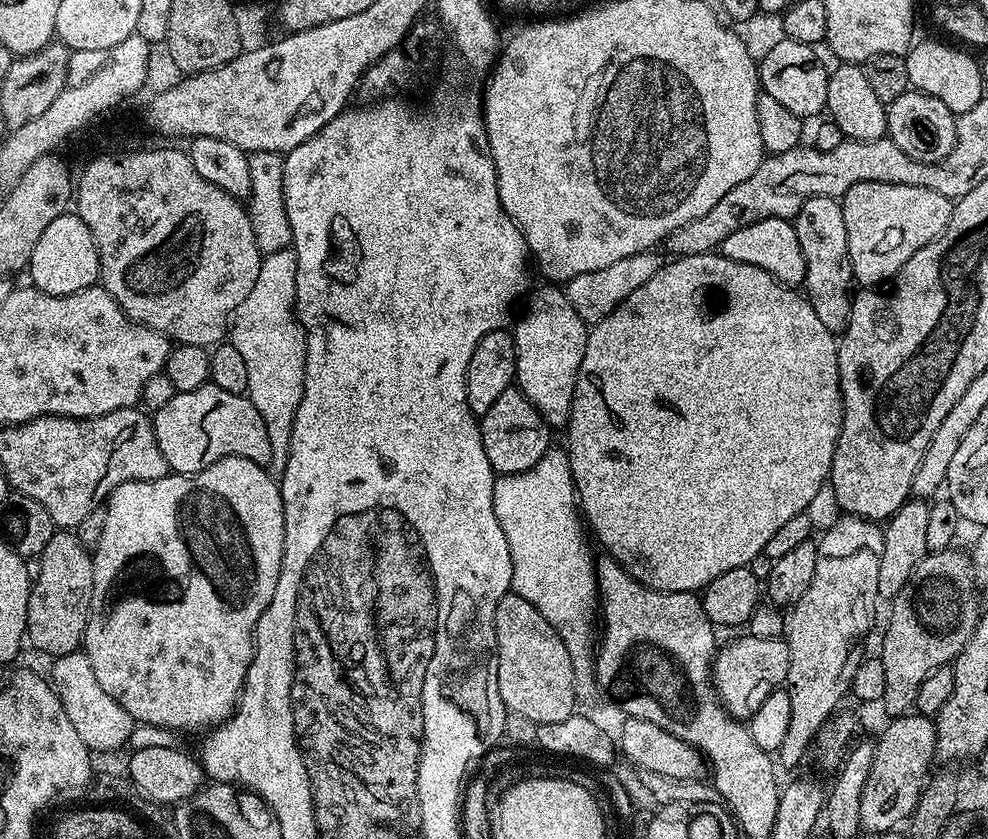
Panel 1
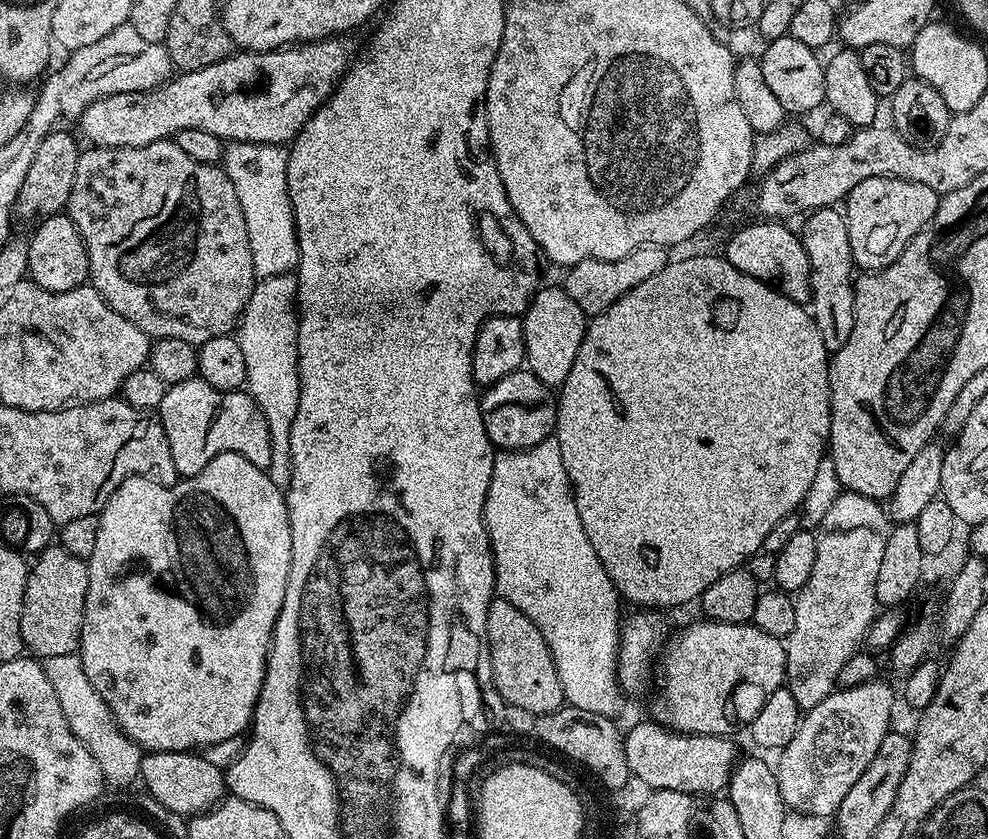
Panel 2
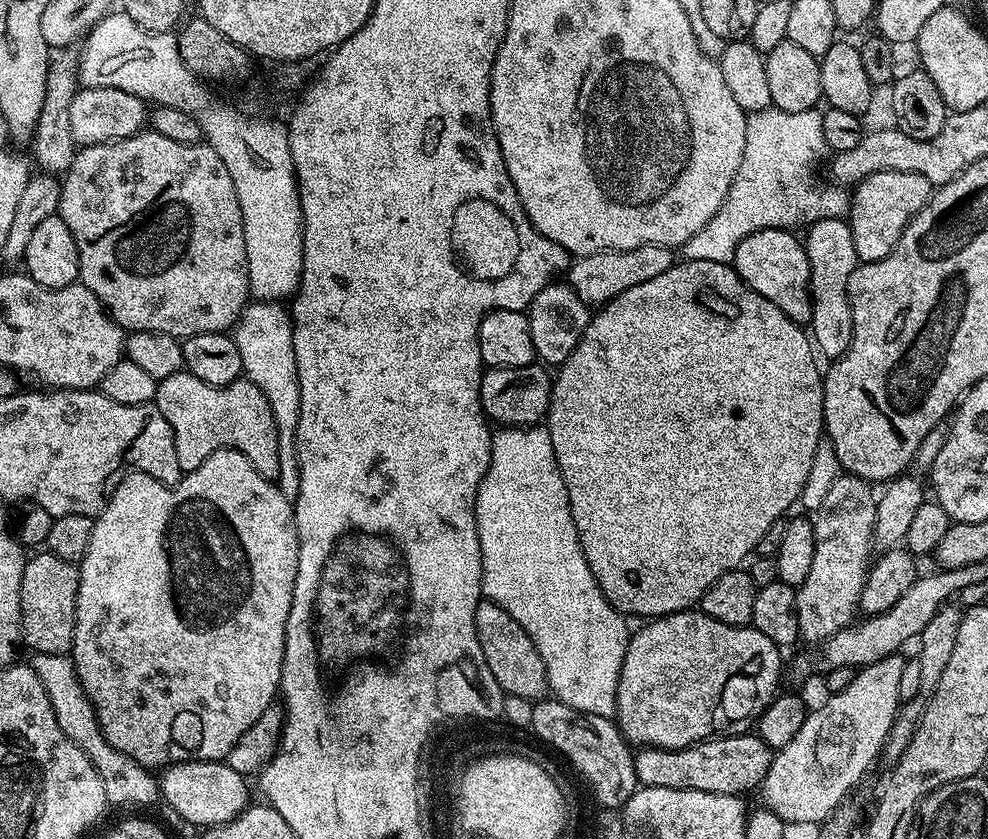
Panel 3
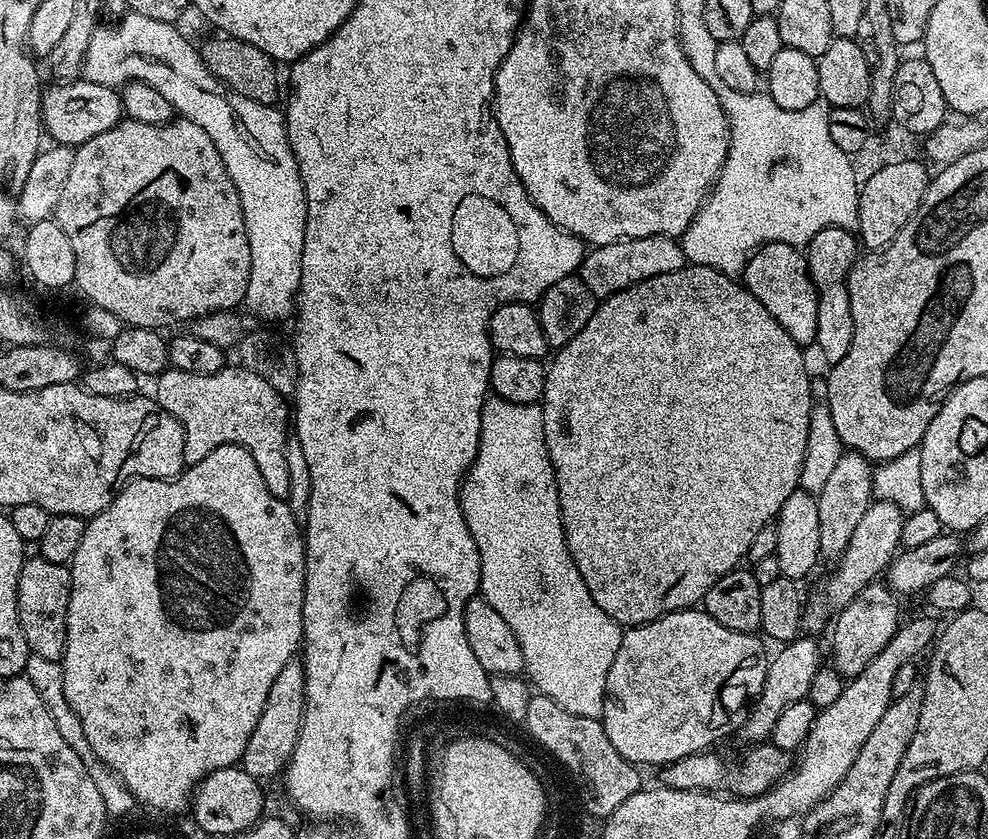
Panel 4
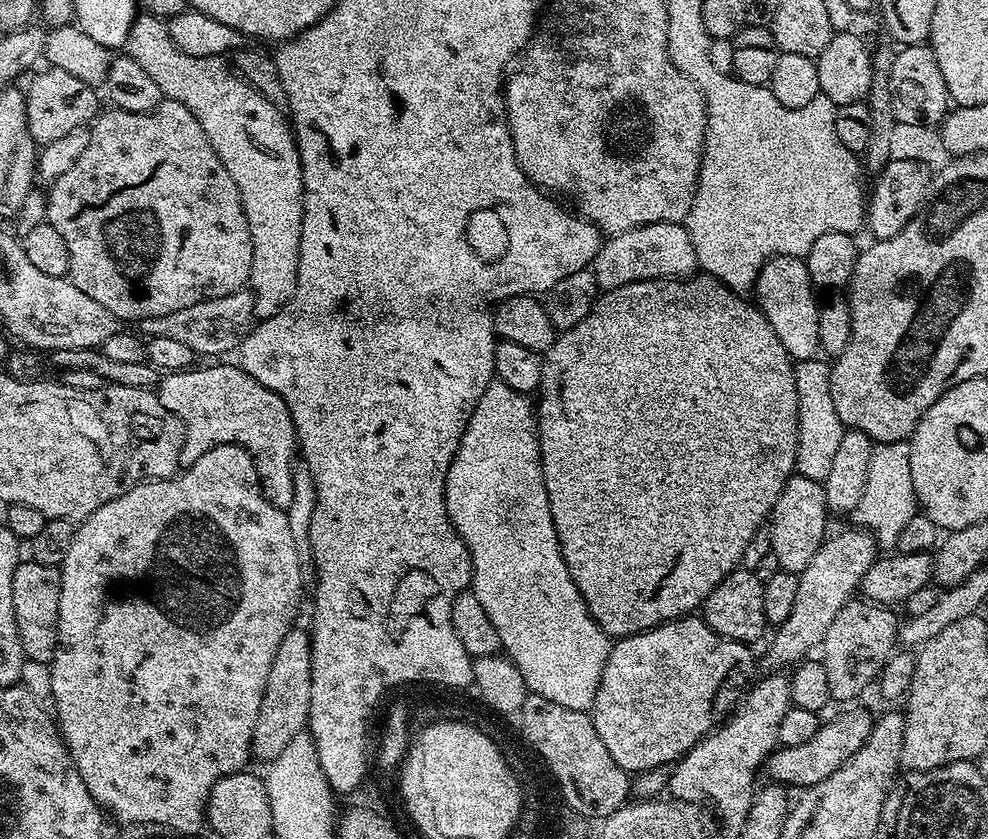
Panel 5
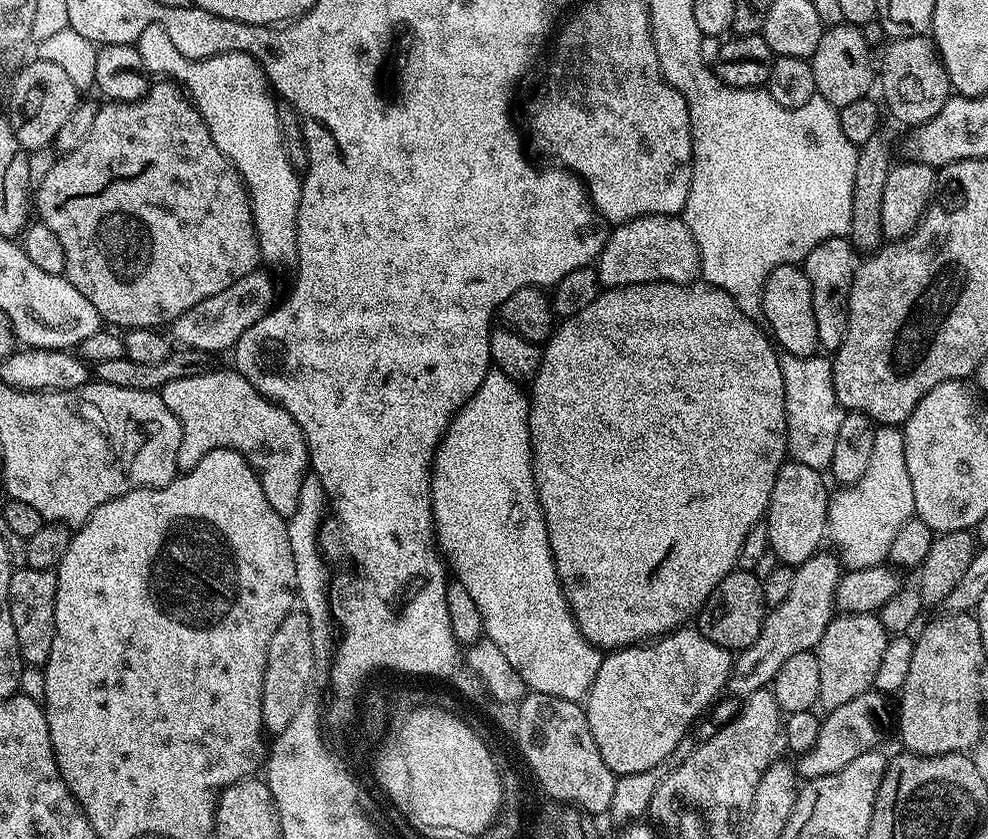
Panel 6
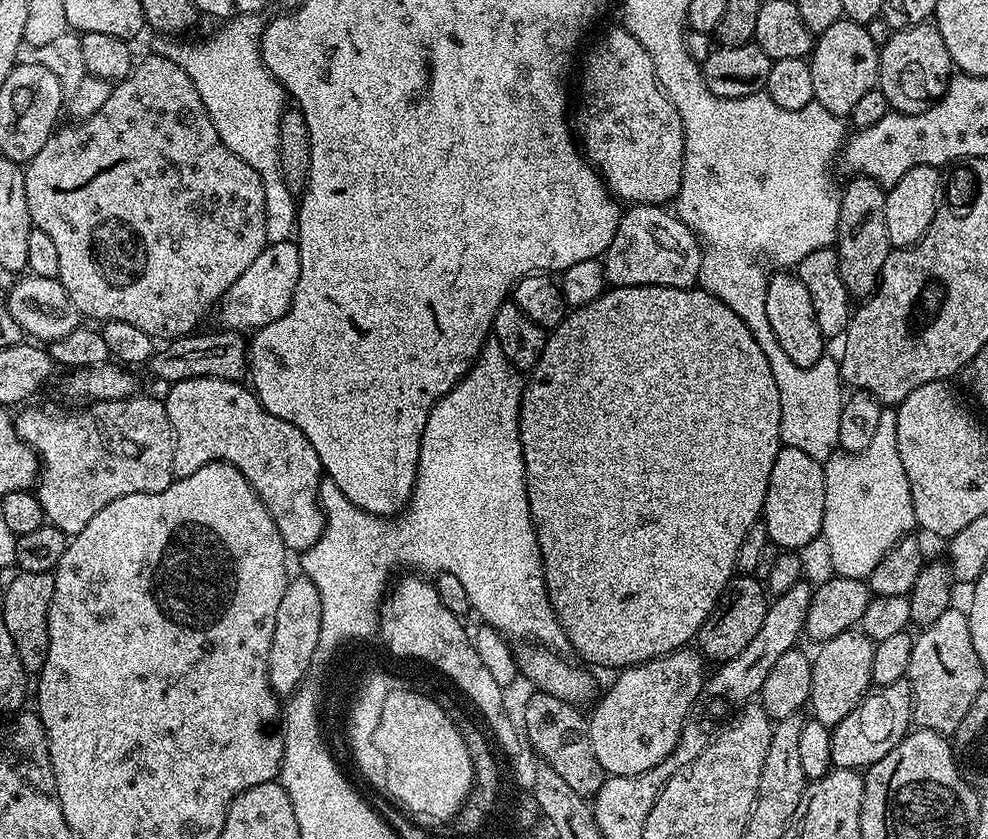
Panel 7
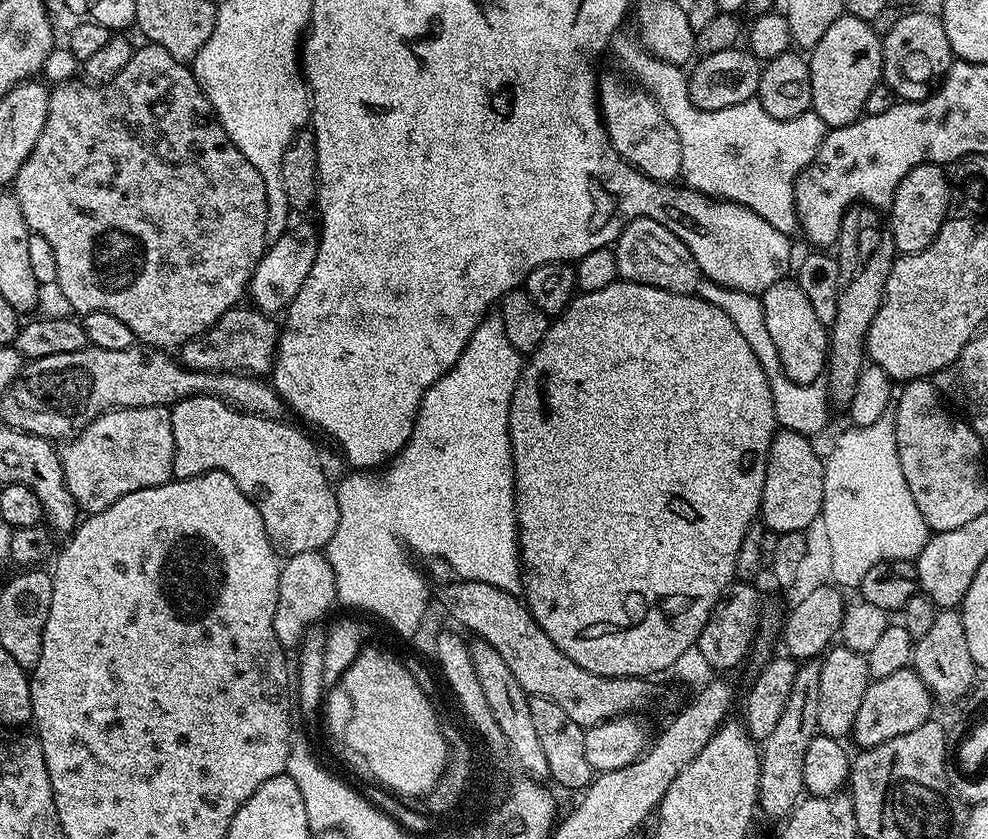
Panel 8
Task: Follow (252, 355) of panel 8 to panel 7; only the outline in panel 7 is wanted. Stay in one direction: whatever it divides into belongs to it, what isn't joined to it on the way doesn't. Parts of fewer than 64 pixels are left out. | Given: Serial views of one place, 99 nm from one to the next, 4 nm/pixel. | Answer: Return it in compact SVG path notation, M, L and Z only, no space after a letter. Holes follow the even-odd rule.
M215 330L216 332L197 331L195 334L177 336L175 340L169 340L163 345L164 349L157 351L150 361L150 368L156 371L160 380L168 380L169 385L177 384L183 380L189 380L191 376L213 376L223 380L240 380L249 371L248 353L250 344L247 339L243 340L241 333L236 330Z

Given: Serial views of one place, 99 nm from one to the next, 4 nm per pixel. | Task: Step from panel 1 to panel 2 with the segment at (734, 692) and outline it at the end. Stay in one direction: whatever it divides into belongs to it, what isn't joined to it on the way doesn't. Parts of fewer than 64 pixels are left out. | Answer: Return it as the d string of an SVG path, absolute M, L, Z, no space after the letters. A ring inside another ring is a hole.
M700 618L700 621L698 621L697 624L686 625L685 628L682 629L681 632L677 634L676 637L675 636L676 636L676 633L675 635L671 637L671 639L667 641L666 647L663 649L663 652L662 652L662 663L659 665L659 668L658 668L658 674L660 670L660 689L657 690L656 697L654 697L652 700L652 716L651 716L651 719L655 721L655 723L663 725L665 728L671 728L673 732L684 732L687 736L722 736L725 738L731 737L733 735L732 731L734 731L736 728L735 722L732 721L732 691L734 691L735 688L744 688L745 721L751 722L754 719L754 717L758 714L758 710L762 710L762 702L766 702L766 698L770 694L774 694L774 690L778 690L779 688L785 687L785 684L786 684L786 648L785 648L785 645L778 638L774 638L770 634L766 634L762 630L758 630L755 624L751 622L747 624L723 624L722 622L718 622L717 620Z

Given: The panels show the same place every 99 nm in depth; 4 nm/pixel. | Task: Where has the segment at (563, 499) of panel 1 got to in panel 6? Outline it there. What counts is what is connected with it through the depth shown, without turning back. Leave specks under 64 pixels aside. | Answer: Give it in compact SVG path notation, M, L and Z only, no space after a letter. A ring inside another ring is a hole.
M489 370L486 378L482 378L482 386L478 386L475 394L468 399L452 417L448 428L436 448L436 457L432 460L432 522L434 535L439 551L446 561L447 567L454 573L454 578L466 586L466 591L474 598L478 605L478 614L484 623L483 635L509 660L510 666L518 670L518 678L522 678L525 689L542 694L550 694L554 698L566 698L577 702L587 697L588 691L592 688L594 678L600 669L602 659L601 649L596 648L580 632L576 625L576 619L572 616L572 610L568 607L568 600L564 596L564 587L554 566L554 558L548 541L548 531L544 521L544 511L540 509L540 499L536 493L536 483L532 473L532 439L530 438L530 426L528 425L528 402L526 395L519 383L510 379L505 372Z

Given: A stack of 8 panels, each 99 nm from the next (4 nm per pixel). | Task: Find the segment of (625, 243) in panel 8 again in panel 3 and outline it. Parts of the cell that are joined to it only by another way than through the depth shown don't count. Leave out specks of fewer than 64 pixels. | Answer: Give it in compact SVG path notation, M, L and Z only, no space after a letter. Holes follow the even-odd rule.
M647 244L621 252L595 252L571 261L566 272L566 283L575 290L578 298L582 298L584 304L603 306L618 294L622 294L622 290L630 290L630 286L639 286L641 282L650 282L650 278L658 278L658 274L666 274L666 270L673 266L672 256L673 249L657 244Z

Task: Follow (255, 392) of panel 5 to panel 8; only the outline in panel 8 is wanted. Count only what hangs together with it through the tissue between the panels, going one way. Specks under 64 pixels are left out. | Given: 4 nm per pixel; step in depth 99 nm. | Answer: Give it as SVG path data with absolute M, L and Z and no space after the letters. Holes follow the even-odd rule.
M191 396L185 400L180 400L176 404L171 405L172 425L174 426L174 462L172 463L172 474L177 480L185 480L186 478L194 478L201 476L204 472L224 472L230 478L234 478L234 482L238 486L238 490L242 490L242 494L246 494L246 498L250 498L250 502L254 502L254 506L258 506L258 514L262 514L262 522L266 525L266 534L270 538L270 542L274 546L274 550L284 558L292 557L296 554L302 554L303 551L319 552L327 549L330 538L334 538L334 530L338 530L338 502L333 485L328 484L328 476L324 473L324 464L320 461L320 452L316 449L316 444L304 432L299 432L296 428L284 424L283 419L271 420L265 416L261 416L254 412L242 412L239 408L233 408L227 404L225 400L220 400L217 396Z

